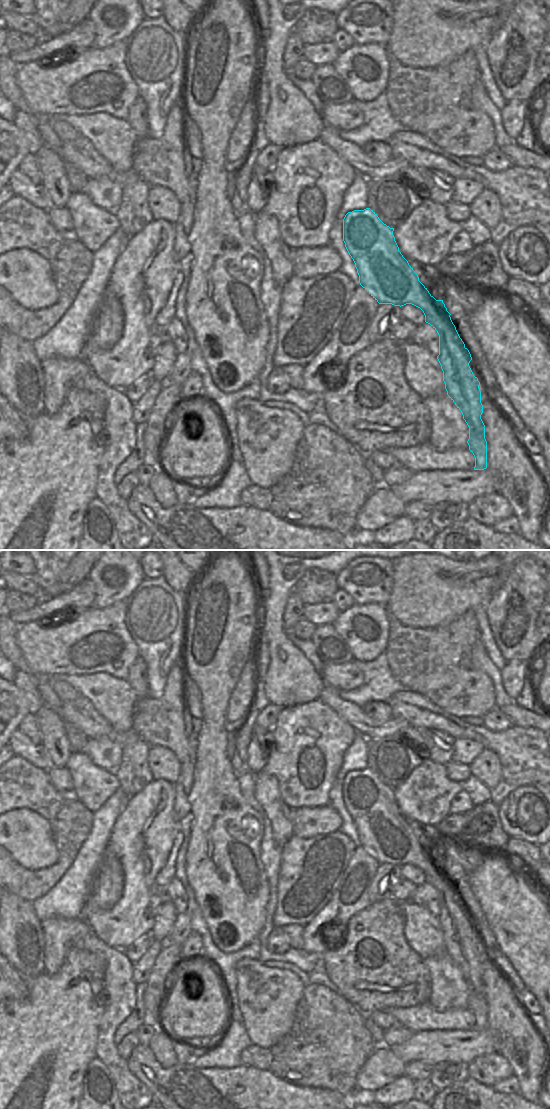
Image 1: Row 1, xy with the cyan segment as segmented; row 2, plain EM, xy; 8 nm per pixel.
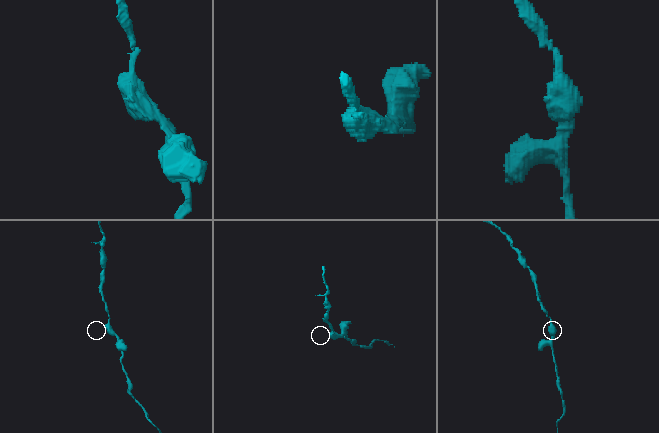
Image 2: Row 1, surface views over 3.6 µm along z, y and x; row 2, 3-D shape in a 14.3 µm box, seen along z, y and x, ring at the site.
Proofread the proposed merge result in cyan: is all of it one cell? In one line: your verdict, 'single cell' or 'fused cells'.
single cell

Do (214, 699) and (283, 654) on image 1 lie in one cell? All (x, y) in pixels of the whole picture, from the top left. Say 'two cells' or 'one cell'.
two cells

